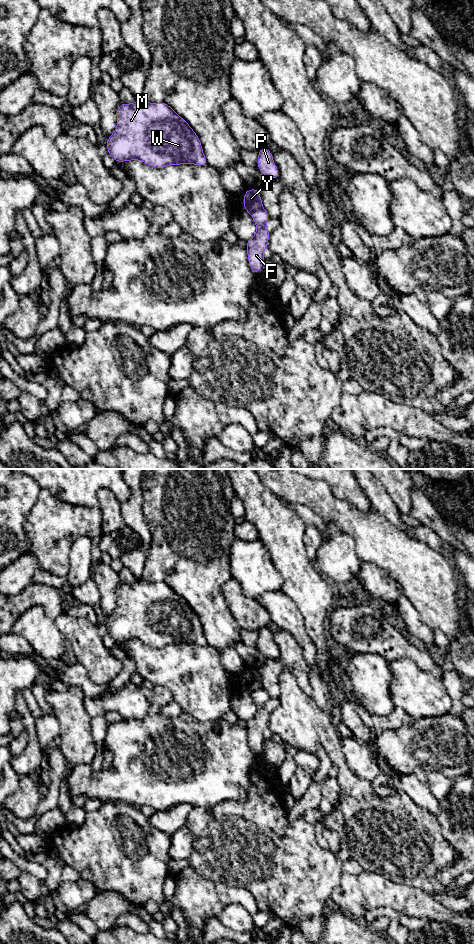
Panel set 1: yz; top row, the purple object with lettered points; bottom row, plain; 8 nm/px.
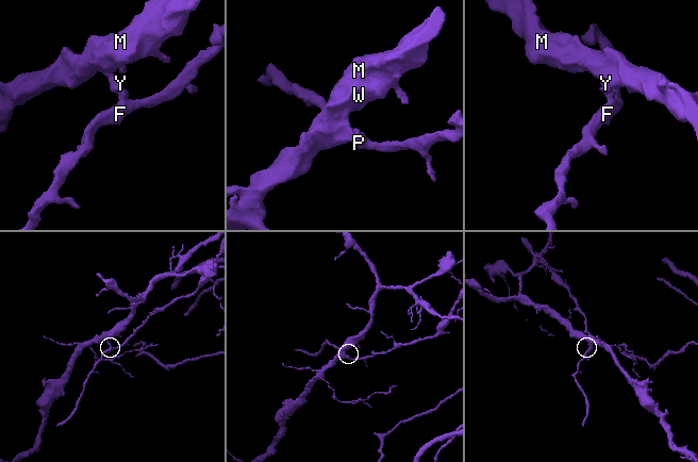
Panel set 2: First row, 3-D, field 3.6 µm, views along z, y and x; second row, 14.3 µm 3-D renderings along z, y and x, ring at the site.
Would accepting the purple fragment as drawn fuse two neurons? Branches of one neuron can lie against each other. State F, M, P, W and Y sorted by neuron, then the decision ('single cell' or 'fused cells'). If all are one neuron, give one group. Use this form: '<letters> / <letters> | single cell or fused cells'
F / M P W Y | fused cells

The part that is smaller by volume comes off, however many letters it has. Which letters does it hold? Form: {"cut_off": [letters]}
{"cut_off": ["F"]}

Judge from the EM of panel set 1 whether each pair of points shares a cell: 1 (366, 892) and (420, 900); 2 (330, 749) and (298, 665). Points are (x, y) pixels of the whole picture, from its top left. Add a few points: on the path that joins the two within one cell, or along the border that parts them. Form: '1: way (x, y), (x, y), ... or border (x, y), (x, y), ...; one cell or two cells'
1: way (379, 892), (407, 899); one cell
2: border (295, 676), (298, 685), (309, 696); two cells

